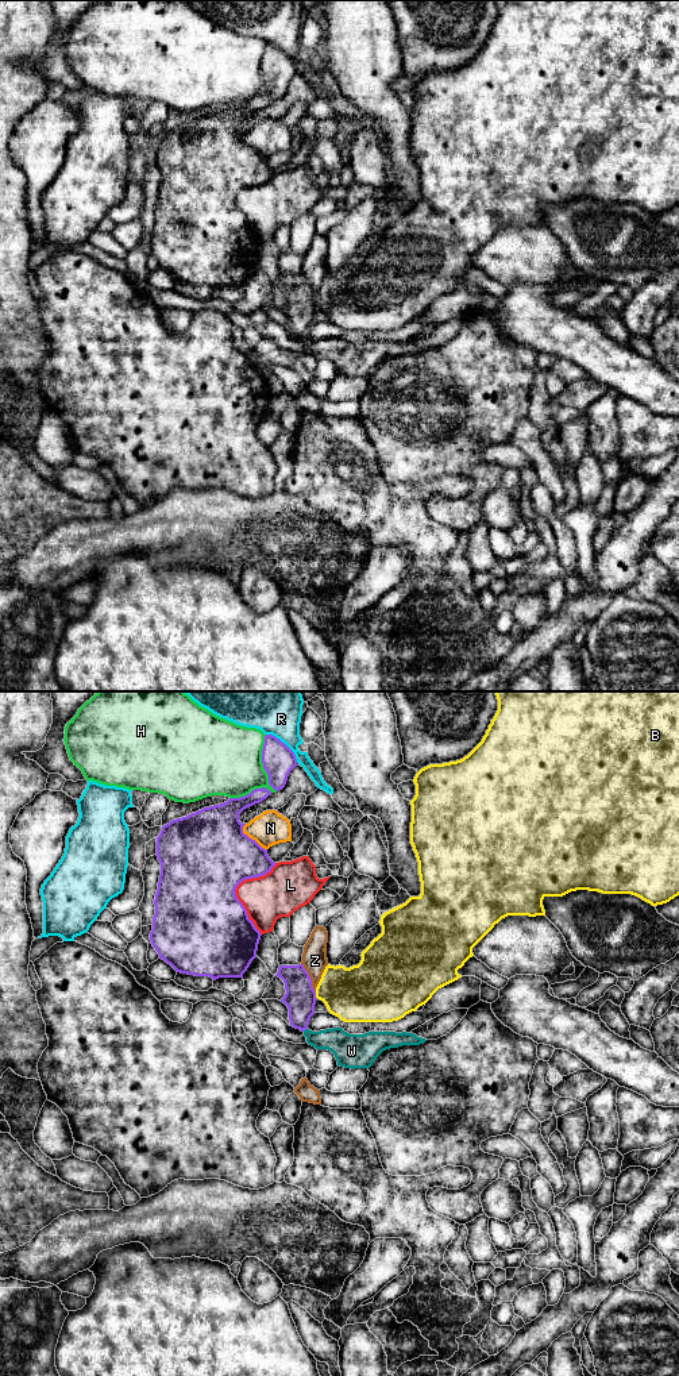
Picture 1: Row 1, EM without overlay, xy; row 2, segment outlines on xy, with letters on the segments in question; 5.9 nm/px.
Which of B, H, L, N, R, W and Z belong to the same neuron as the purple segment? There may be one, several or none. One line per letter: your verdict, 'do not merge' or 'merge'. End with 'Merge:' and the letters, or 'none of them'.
B: do not merge
H: do not merge
L: do not merge
N: do not merge
R: do not merge
W: do not merge
Z: do not merge
Merge: none of them

